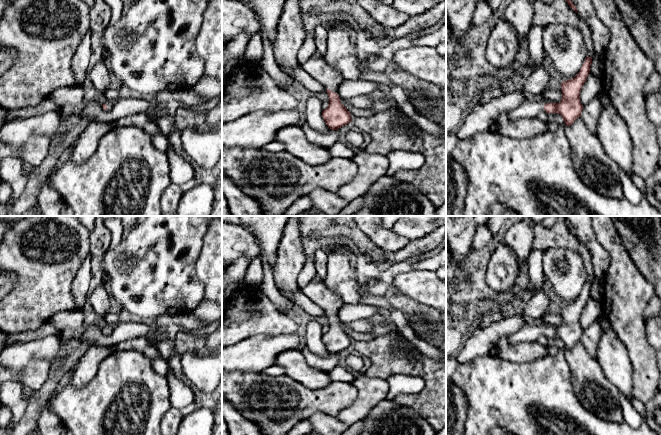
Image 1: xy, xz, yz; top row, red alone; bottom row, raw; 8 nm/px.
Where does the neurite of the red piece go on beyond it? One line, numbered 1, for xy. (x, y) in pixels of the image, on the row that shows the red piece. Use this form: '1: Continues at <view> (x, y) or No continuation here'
1: Continues at xy (109, 105)

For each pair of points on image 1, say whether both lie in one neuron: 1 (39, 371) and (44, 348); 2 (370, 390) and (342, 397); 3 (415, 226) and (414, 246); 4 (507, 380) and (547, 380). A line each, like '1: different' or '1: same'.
1: different
2: different
3: different
4: same

